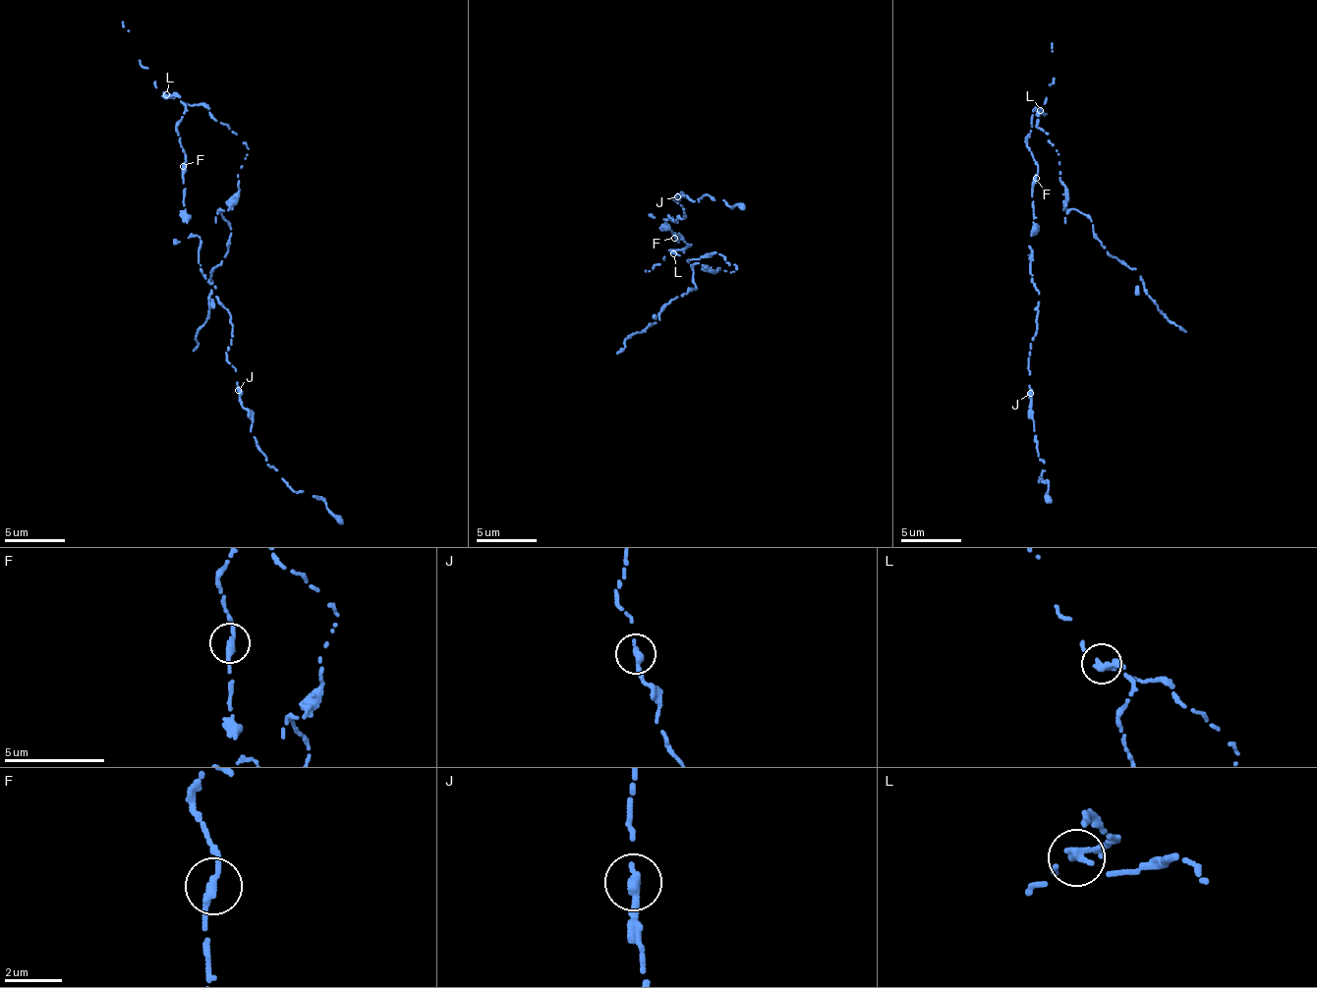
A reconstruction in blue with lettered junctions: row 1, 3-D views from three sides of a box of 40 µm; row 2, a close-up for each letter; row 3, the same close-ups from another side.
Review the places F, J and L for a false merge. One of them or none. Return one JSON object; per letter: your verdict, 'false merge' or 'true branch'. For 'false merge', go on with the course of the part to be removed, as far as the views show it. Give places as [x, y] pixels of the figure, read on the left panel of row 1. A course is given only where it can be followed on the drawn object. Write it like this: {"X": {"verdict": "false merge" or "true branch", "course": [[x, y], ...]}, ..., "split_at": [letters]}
{"F": {"verdict": "true branch"}, "J": {"verdict": "true branch"}, "L": {"verdict": "false merge", "course": [[165, 95], [202, 104], [247, 155], [236, 201], [221, 210], [228, 249], [192, 350]]}, "split_at": ["L"]}

